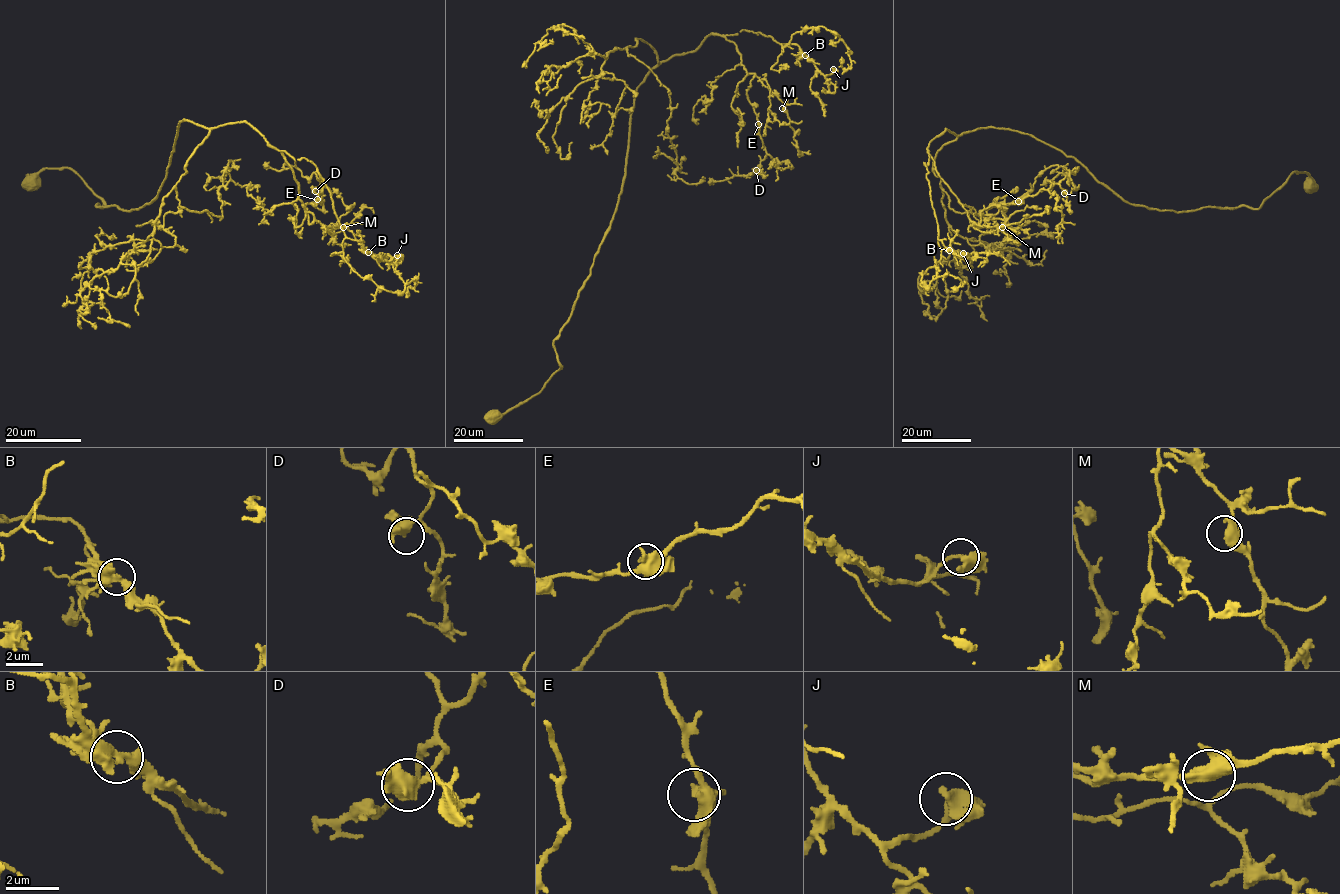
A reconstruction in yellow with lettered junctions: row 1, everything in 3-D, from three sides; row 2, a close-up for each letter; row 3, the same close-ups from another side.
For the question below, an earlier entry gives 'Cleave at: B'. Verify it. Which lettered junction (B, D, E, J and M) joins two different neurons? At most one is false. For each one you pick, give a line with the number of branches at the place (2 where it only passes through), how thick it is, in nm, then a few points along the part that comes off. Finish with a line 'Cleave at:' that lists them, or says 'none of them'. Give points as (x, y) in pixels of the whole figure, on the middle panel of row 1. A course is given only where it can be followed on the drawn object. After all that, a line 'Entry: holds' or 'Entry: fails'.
Cleave at: none of them
Entry: fails

